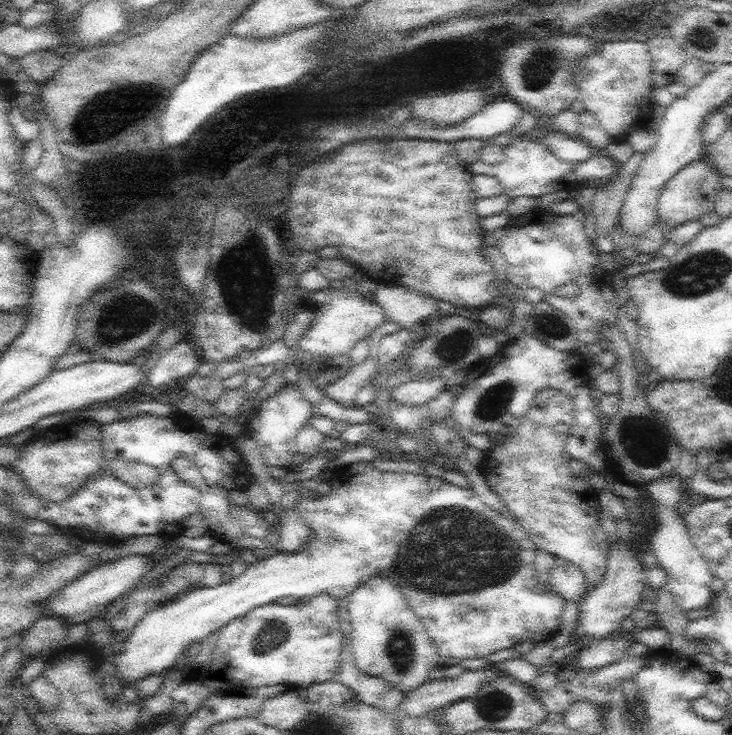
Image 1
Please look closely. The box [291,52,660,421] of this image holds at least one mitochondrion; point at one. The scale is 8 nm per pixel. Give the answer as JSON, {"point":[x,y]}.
{"point":[539,74]}

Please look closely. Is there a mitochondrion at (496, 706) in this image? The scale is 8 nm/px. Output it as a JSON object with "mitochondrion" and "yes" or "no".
{"mitochondrion":"yes"}

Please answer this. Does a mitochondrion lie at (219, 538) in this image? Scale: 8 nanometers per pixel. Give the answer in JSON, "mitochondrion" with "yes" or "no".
{"mitochondrion":"no"}

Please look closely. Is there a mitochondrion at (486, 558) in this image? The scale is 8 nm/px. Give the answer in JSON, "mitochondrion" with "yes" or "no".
{"mitochondrion":"yes"}

